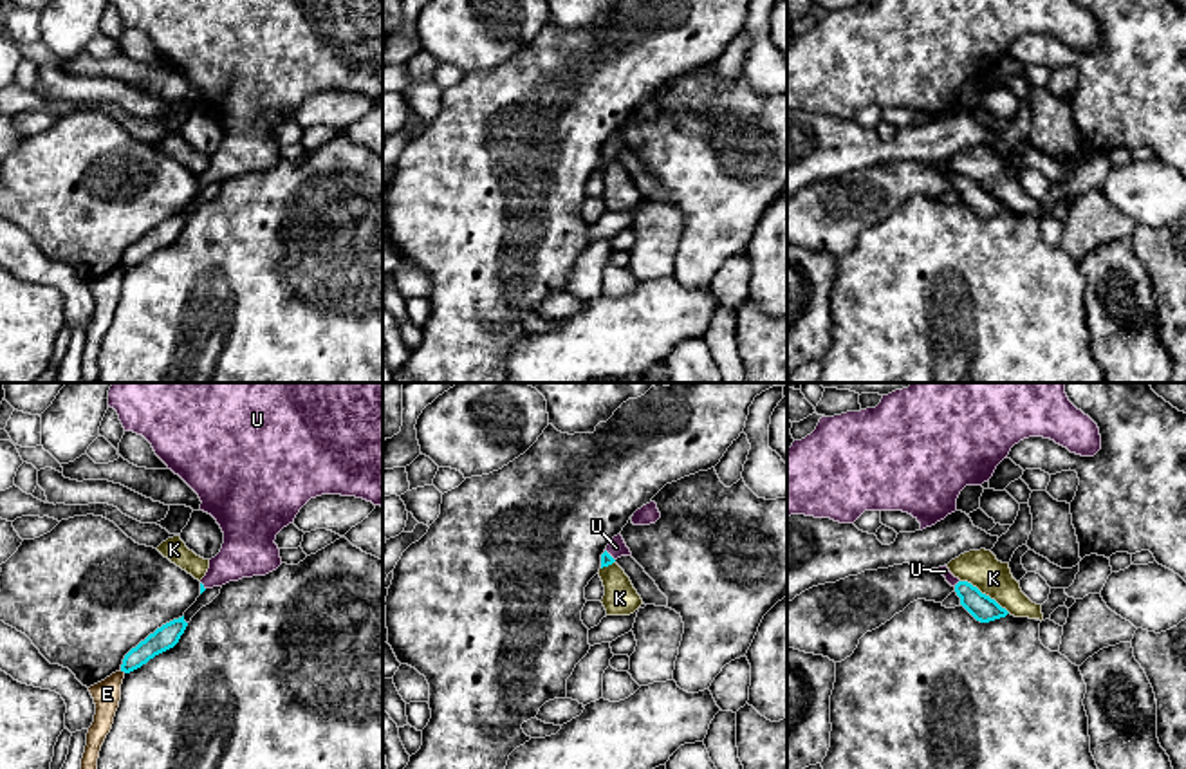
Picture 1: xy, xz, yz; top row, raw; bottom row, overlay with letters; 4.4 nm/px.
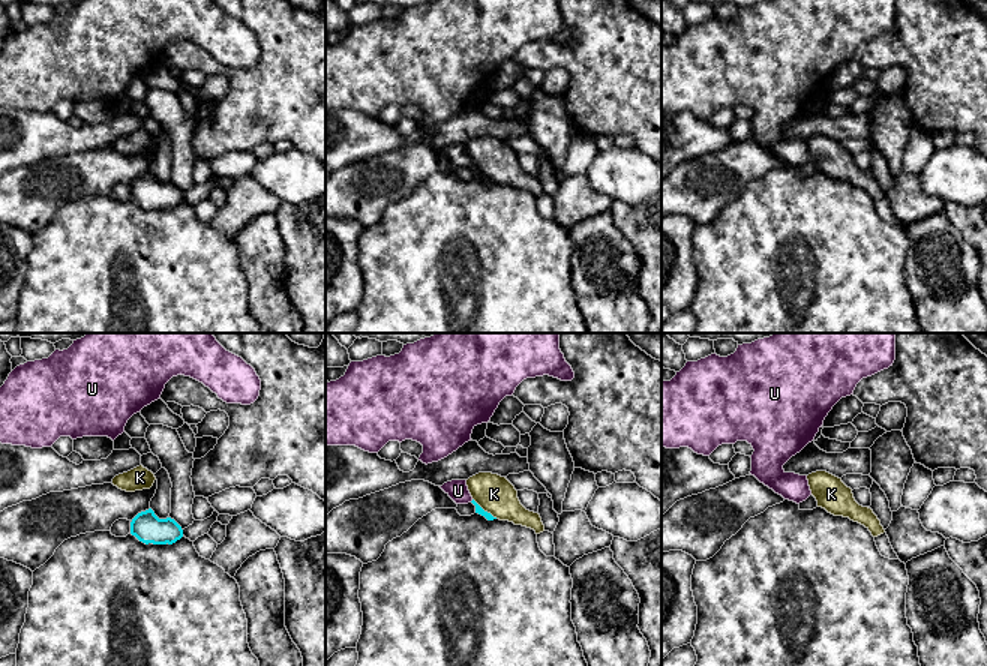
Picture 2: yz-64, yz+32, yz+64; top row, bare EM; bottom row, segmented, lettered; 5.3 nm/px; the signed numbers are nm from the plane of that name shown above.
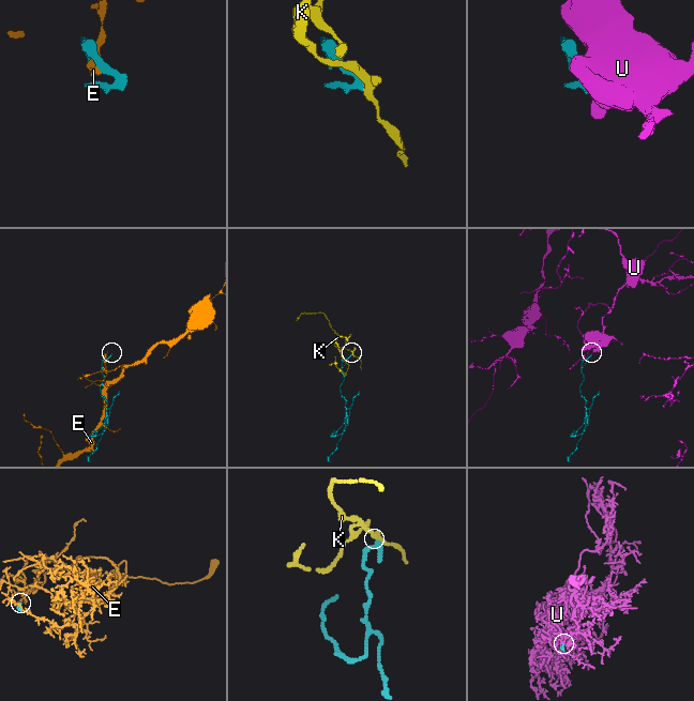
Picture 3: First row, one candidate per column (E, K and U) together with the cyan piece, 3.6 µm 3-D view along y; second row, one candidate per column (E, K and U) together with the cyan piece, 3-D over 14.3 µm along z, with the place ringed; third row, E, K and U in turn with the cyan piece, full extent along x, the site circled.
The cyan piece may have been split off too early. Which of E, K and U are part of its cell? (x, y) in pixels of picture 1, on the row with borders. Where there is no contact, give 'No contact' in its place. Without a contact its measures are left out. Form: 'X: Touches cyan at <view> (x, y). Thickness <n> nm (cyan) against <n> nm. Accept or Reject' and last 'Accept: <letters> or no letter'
E: Touches cyan at xy (123, 670). Thickness 110 nm (cyan) against 130 nm. Reject
K: Touches cyan at yz (984, 594). Thickness 120 nm (cyan) against 160 nm. Reject
U: Touches cyan at yz (957, 583). Thickness 120 nm (cyan) against 50 nm. Accept
Accept: U

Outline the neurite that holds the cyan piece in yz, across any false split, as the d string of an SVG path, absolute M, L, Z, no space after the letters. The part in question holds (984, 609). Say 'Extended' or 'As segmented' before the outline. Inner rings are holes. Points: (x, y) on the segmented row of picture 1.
Extended. M939 567L937 569L946 581L955 588L957 596L960 598L960 605L980 623L989 623L1000 617L1005 617L1009 612L1002 608L995 599L982 594L977 587L968 581L960 581L955 578L950 569Z

